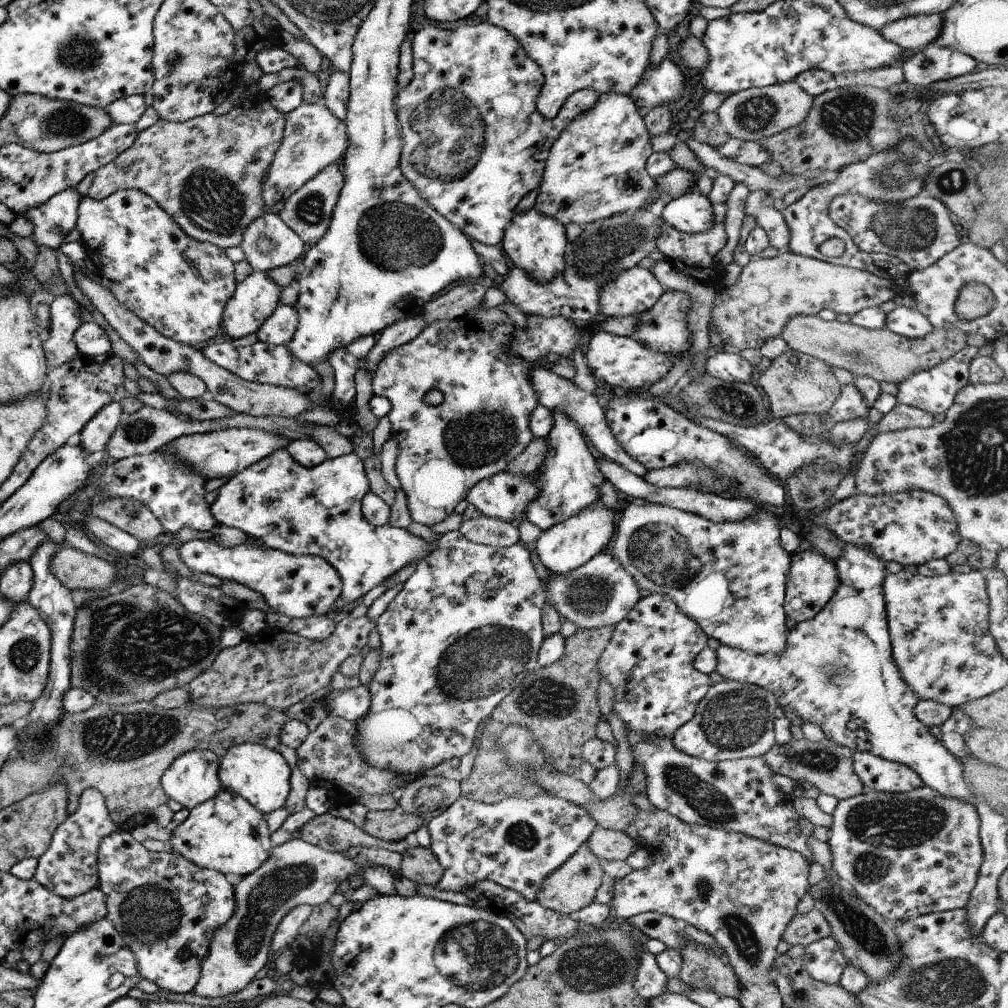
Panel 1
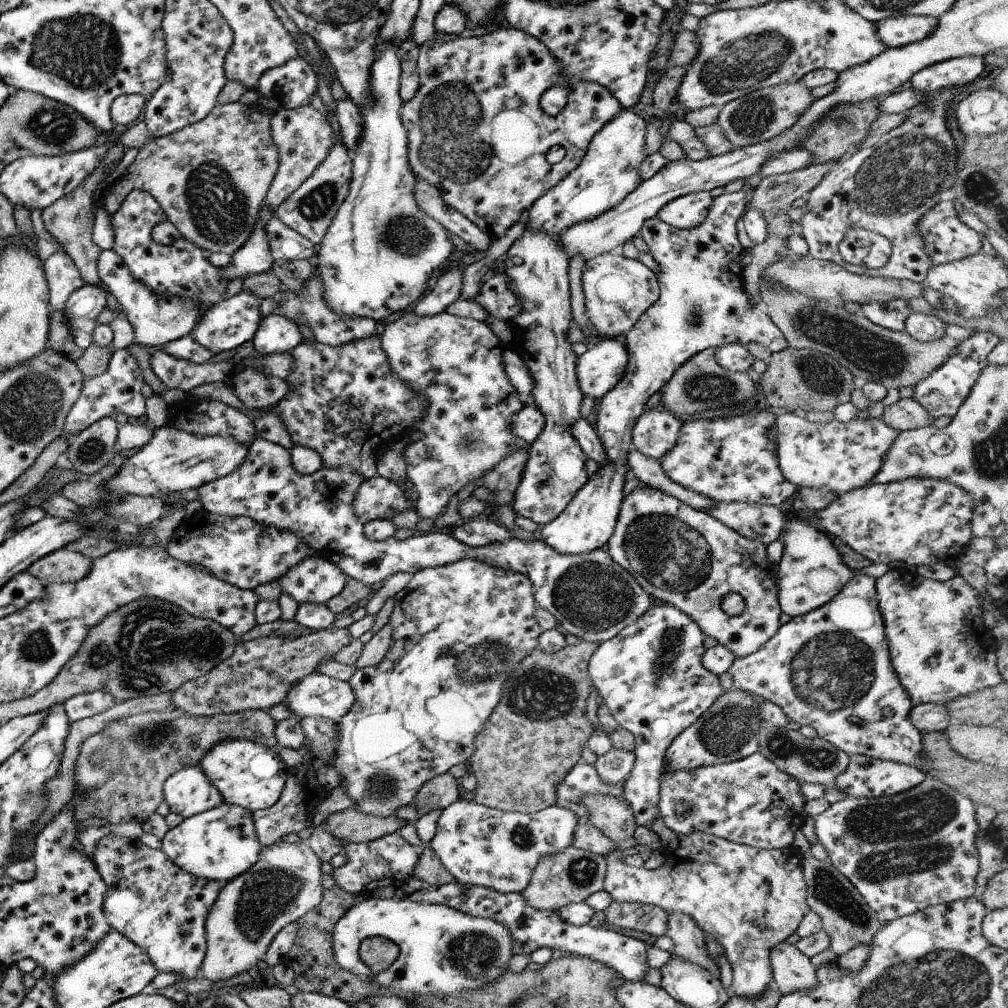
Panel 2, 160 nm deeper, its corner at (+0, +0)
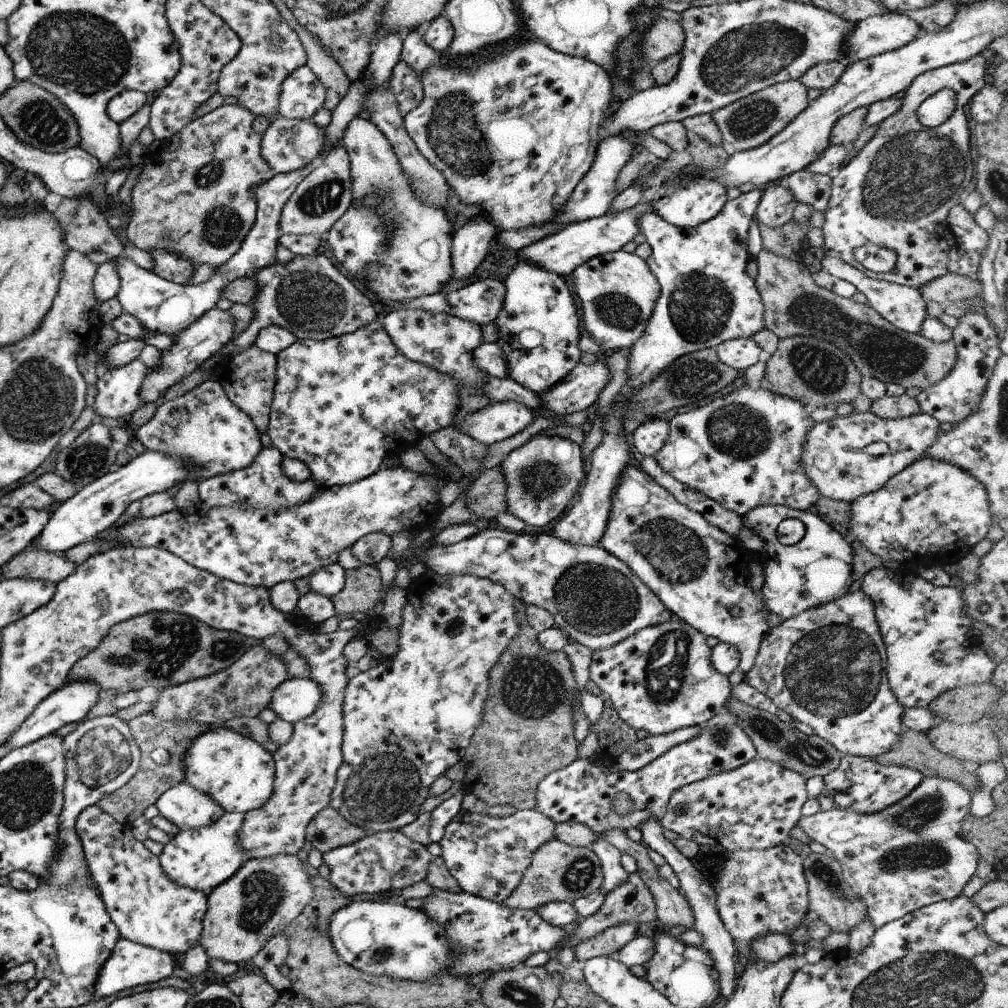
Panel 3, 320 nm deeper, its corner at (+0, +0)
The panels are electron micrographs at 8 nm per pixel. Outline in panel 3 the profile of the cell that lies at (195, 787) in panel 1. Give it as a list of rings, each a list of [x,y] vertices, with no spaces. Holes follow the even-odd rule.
[[[185,782],[173,785],[154,802],[158,815],[179,831],[208,827],[224,810],[204,792]]]

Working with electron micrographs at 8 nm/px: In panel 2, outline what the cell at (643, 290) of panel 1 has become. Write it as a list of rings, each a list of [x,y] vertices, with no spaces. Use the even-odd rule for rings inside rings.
[[[619,251],[587,259],[580,280],[590,330],[605,339],[621,338],[658,297],[654,273],[639,260],[623,257]]]

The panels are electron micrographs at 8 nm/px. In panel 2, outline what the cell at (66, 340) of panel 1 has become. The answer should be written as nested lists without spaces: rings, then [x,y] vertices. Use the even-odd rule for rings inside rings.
[[[84,284],[72,292],[65,301],[63,314],[70,326],[72,340],[79,348],[87,348],[92,342],[95,317],[106,306],[106,292],[99,284]]]

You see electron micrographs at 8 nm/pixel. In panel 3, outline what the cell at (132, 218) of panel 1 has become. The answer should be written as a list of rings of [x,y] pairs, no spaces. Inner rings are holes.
[[[163,249],[148,251],[153,257],[154,267],[151,272],[165,280],[183,285],[193,274],[195,267],[182,257],[176,257]]]

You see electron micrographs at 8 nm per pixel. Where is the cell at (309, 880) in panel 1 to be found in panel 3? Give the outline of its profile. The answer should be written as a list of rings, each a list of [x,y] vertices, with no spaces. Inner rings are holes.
[[[275,855],[245,860],[225,882],[207,894],[206,911],[201,919],[200,945],[208,958],[218,958],[249,966],[265,941],[284,928],[312,899],[313,888],[295,855]]]

